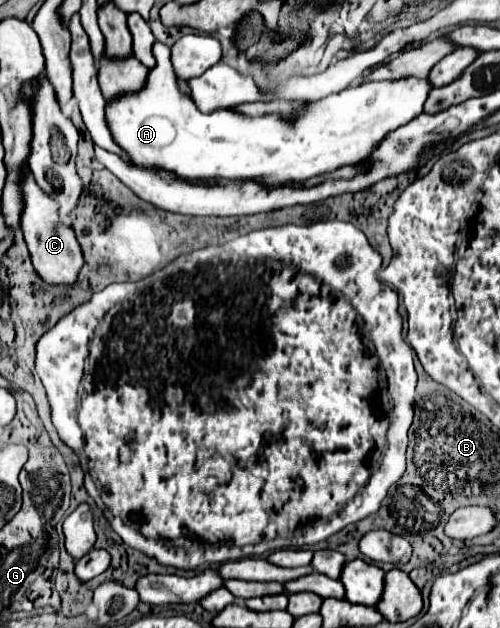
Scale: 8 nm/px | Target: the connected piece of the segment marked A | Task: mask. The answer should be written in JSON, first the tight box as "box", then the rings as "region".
{"box":[106,41,434,185],"region":[[[156,41],[152,55],[156,65],[148,71],[146,83],[136,93],[124,93],[124,97],[116,97],[106,103],[106,119],[110,123],[110,133],[114,135],[114,143],[134,161],[146,167],[162,167],[174,171],[178,177],[184,179],[258,179],[266,185],[282,185],[286,179],[310,179],[314,175],[336,171],[338,167],[358,163],[366,159],[378,141],[388,133],[394,131],[416,115],[422,113],[424,103],[428,99],[430,89],[434,85],[424,77],[402,77],[394,81],[364,81],[358,87],[344,89],[342,93],[324,97],[320,101],[310,103],[304,111],[296,115],[294,121],[282,121],[278,115],[264,115],[264,117],[246,117],[232,111],[212,111],[202,113],[194,107],[192,99],[180,91],[178,79],[172,71],[170,63],[170,47]]]}

